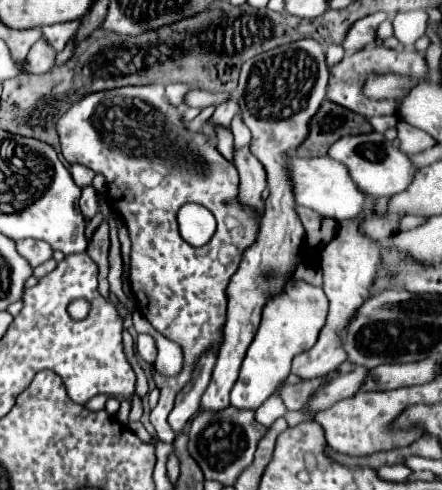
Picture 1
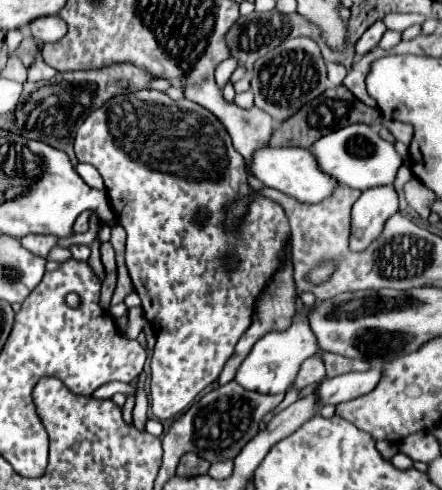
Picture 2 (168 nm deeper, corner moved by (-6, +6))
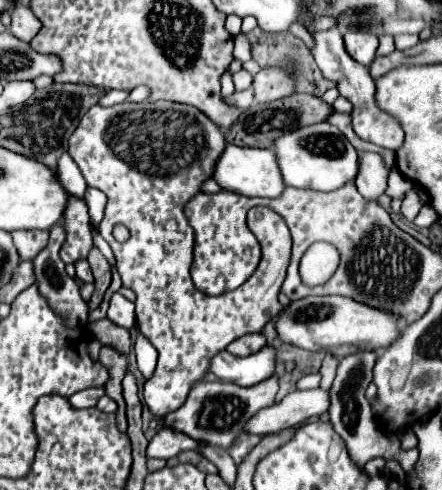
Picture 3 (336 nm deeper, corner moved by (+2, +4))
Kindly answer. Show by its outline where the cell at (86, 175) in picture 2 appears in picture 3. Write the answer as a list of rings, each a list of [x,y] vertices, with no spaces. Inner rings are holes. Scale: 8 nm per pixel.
[[[90,225],[90,230],[92,231],[94,246],[96,246],[102,252],[102,254],[107,258],[111,268],[115,267],[116,260],[108,243],[104,241],[97,228],[92,227],[92,225]]]

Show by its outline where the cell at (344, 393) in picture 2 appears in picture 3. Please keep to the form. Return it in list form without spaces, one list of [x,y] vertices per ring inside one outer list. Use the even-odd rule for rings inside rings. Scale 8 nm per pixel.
[[[308,389],[308,391],[294,391],[288,393],[280,403],[272,407],[264,407],[262,411],[254,413],[242,427],[248,435],[274,435],[286,427],[294,427],[306,423],[306,419],[326,413],[330,405],[328,391],[322,389]]]

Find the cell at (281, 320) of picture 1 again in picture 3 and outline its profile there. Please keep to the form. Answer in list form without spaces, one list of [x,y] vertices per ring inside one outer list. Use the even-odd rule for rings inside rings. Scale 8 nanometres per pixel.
[[[268,345],[256,355],[248,357],[236,357],[224,349],[212,357],[210,373],[214,373],[220,381],[230,381],[248,387],[252,383],[268,379],[268,375],[274,375],[274,365],[276,365],[276,351]]]

